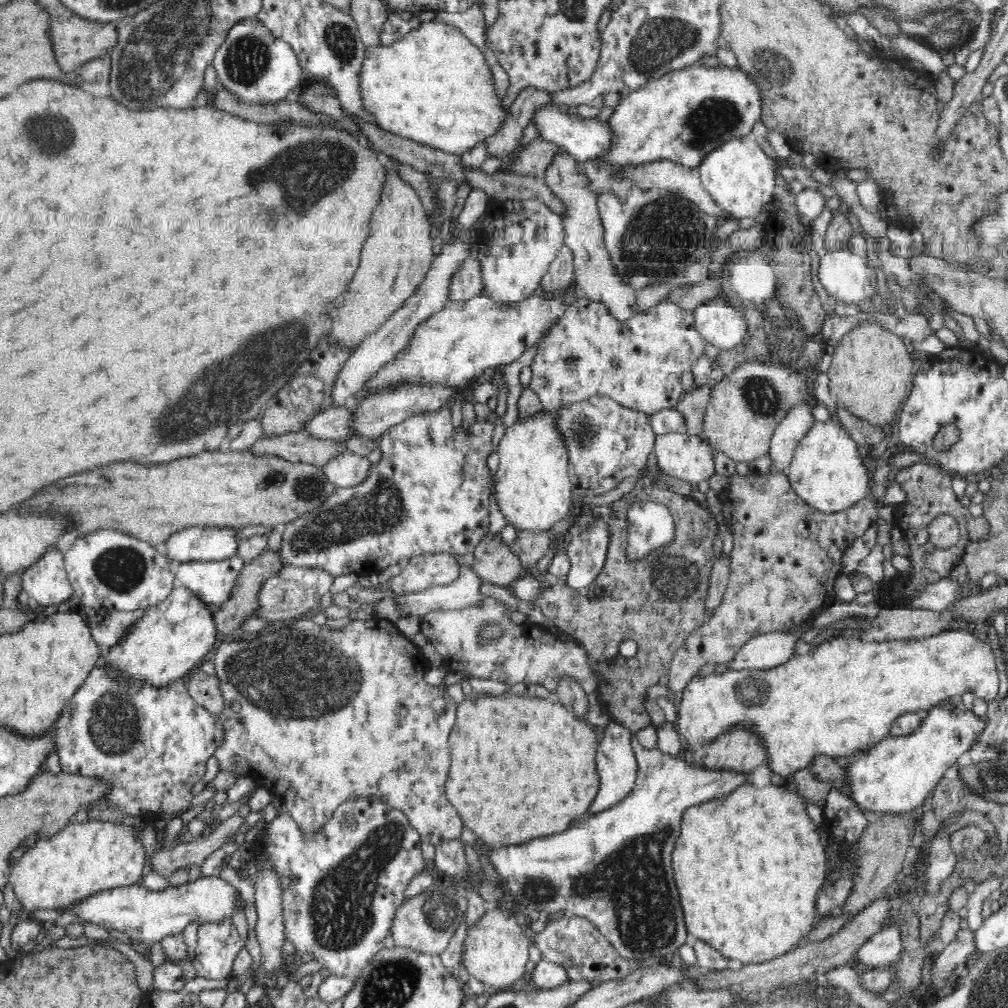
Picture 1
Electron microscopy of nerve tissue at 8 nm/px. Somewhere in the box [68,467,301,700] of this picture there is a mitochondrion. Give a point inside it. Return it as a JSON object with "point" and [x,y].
{"point":[123,568]}

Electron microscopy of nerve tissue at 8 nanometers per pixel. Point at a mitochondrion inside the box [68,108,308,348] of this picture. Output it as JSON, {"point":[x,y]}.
{"point":[279,130]}

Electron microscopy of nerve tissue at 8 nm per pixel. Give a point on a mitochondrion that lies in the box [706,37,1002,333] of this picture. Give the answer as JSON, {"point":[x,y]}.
{"point":[776,67]}

